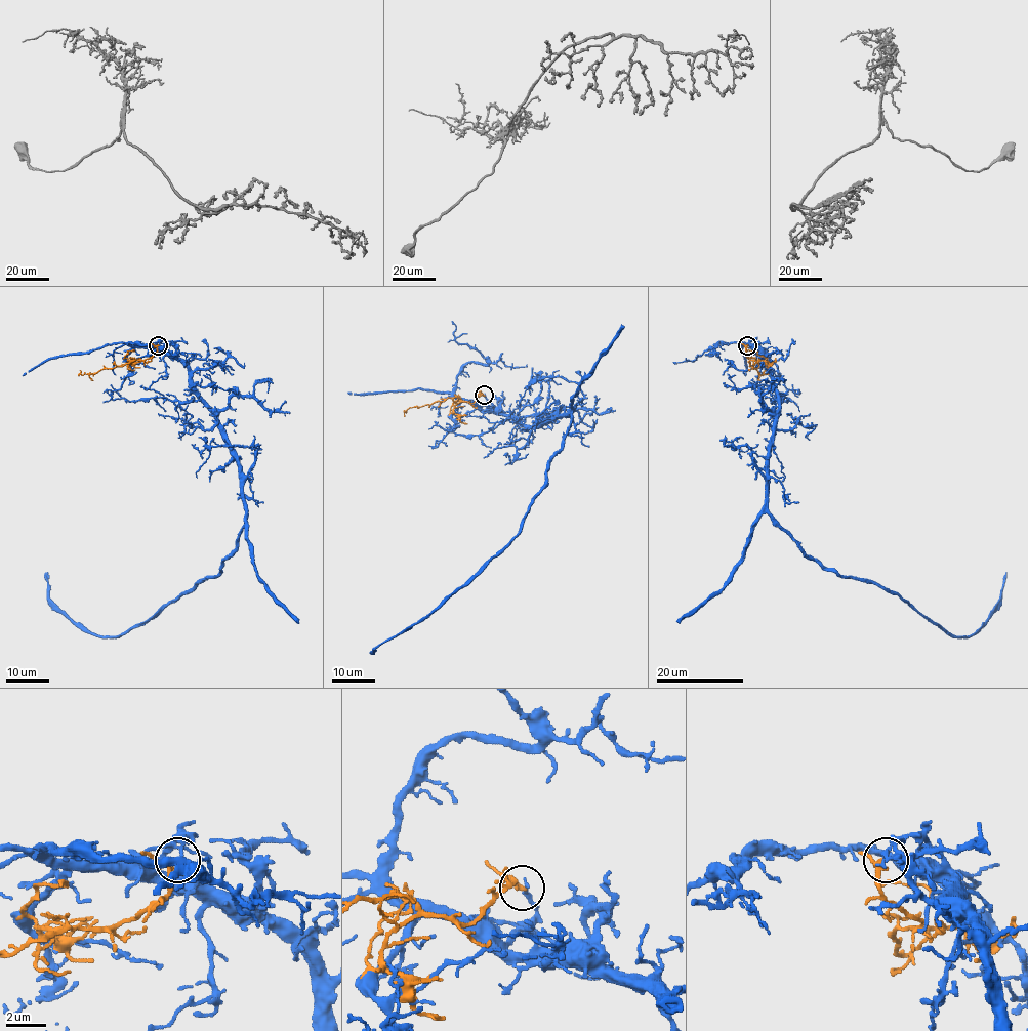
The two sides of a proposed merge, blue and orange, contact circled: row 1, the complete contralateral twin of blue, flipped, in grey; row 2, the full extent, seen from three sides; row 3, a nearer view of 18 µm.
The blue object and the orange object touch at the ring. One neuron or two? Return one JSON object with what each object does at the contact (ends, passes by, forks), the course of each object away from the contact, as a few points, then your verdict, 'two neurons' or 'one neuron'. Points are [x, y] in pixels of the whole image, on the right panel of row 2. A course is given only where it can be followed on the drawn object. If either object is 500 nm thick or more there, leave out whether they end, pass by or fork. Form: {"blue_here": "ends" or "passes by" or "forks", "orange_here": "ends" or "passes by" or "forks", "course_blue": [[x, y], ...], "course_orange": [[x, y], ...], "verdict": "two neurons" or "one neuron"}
{"blue_here": "ends", "orange_here": "forks", "course_blue": [[747, 345], [762, 348], [778, 403], [769, 517], [807, 555], [895, 591], [956, 636], [985, 622], [1006, 572]], "course_orange": [[747, 345], [746, 353], [755, 359], [749, 363], [758, 373], [768, 373]], "verdict": "two neurons"}

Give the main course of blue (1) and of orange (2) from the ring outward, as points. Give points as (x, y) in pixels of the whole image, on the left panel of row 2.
1: (159, 345), (187, 368), (236, 460), (239, 544), (216, 575), (115, 636), (74, 622), (46, 572)
2: (159, 345), (147, 359), (94, 373), (79, 373)

